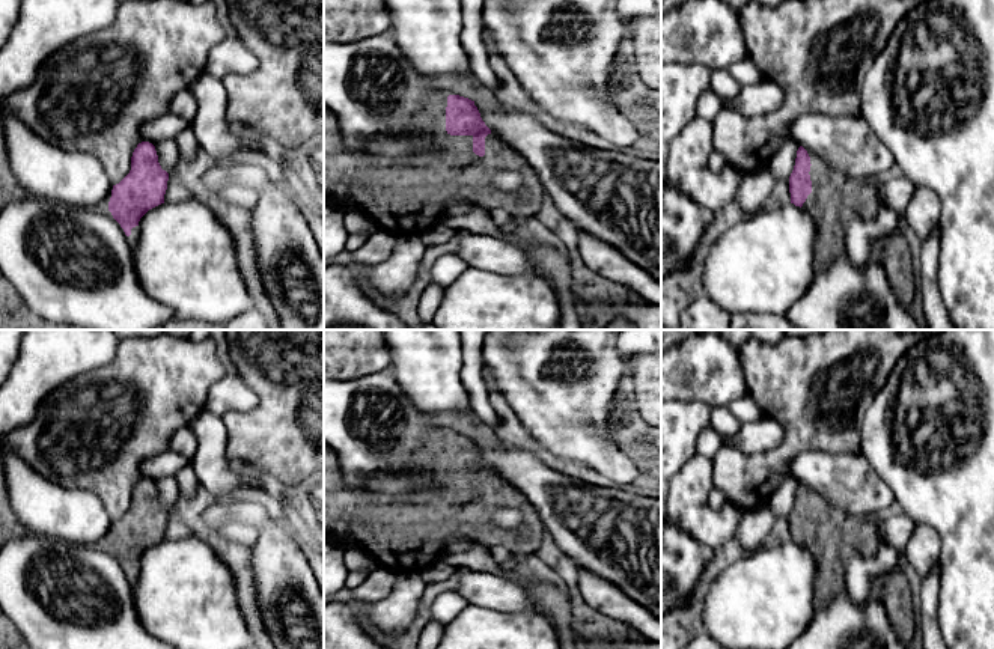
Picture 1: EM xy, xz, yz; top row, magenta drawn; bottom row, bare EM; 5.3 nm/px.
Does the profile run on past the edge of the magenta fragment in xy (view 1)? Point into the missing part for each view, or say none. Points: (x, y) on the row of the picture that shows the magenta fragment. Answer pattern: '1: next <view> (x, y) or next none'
1: next xy (133, 238)

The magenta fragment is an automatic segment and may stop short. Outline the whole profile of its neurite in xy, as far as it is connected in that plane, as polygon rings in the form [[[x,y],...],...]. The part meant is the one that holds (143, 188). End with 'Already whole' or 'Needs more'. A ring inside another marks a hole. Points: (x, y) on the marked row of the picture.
[[[142,142],[133,152],[130,173],[113,185],[108,211],[123,229],[130,247],[140,238],[140,218],[164,203],[169,173],[161,169],[155,146]]]. Needs more

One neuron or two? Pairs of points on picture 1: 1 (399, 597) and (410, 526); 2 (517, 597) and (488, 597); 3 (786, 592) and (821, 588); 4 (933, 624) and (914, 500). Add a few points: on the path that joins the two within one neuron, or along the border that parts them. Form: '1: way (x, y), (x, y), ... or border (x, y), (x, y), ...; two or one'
1: border (396, 571), (419, 574); two
2: way (509, 597), (496, 597); one
3: border (824, 574), (815, 583), (815, 610); two
4: border (937, 565), (940, 569), (939, 612); two

